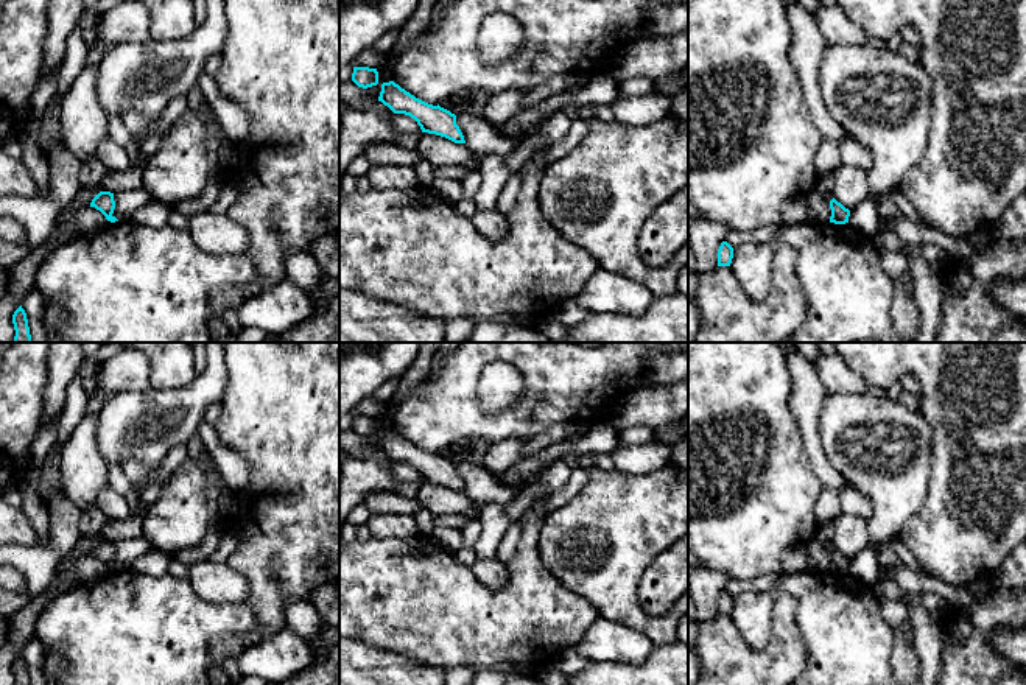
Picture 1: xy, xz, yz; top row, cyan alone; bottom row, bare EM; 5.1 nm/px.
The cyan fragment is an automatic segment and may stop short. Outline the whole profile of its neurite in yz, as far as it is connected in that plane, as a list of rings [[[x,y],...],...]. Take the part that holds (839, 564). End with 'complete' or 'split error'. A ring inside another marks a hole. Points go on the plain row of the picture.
[[[835,546],[830,550],[830,557],[831,557],[830,571],[835,571],[835,573],[845,573],[845,571],[849,571],[850,559],[845,557]]] | complete

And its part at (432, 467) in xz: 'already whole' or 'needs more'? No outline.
already whole

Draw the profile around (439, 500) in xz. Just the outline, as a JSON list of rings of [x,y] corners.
[[[422,481],[416,494],[420,508],[433,515],[464,515],[470,514],[475,501],[466,492],[455,492],[445,486]]]

